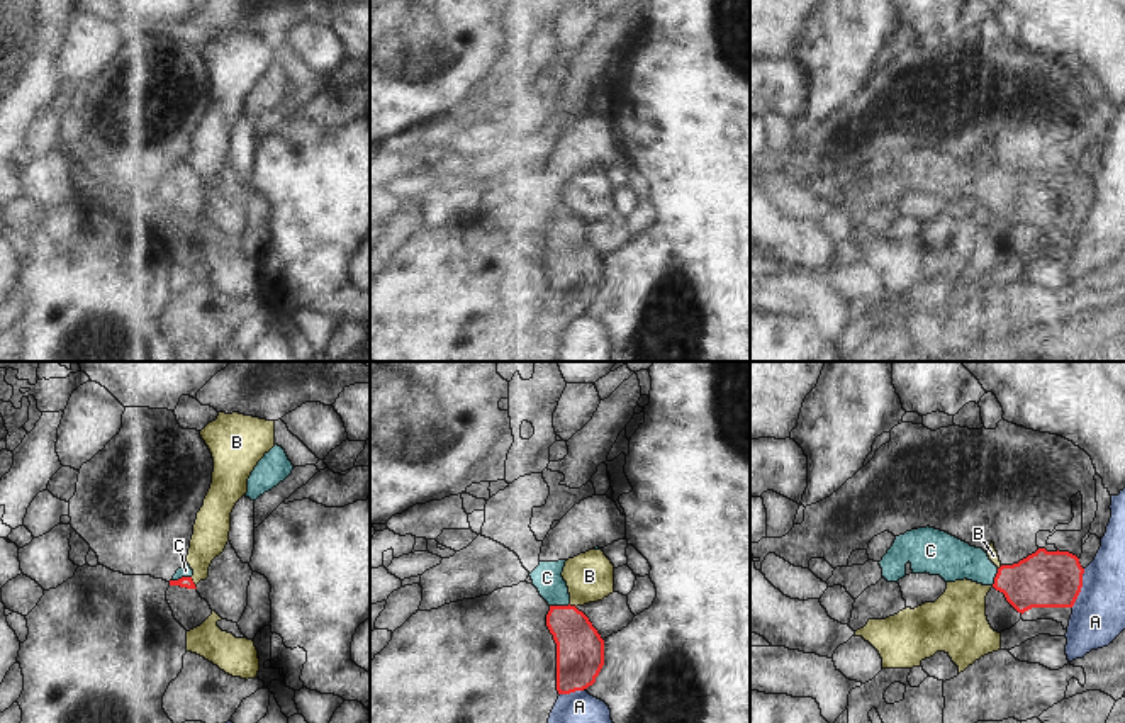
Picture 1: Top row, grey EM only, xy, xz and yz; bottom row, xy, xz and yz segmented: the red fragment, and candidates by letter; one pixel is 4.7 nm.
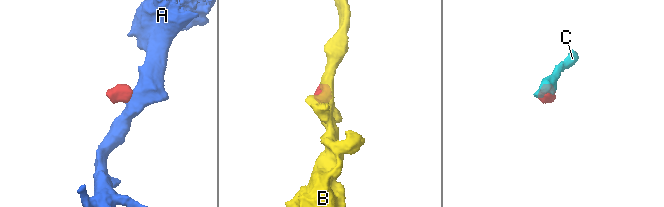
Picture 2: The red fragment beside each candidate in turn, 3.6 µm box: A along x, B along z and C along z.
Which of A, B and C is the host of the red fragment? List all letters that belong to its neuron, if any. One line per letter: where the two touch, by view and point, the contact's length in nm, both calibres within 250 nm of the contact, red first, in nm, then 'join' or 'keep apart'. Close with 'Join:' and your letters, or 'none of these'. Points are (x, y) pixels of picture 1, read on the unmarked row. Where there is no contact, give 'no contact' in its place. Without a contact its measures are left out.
A: yz (1081, 206) | 200 nm | 280/260 nm | keep apart
B: xy (192, 202) | 60 nm | 50/180 nm | keep apart
C: xy (182, 197) | 100 nm | 50/60 nm | join
Join: C

